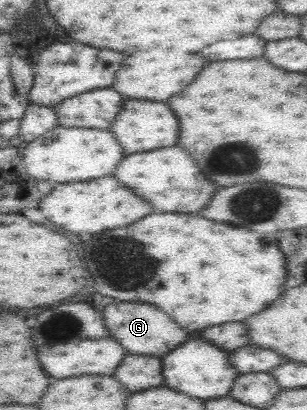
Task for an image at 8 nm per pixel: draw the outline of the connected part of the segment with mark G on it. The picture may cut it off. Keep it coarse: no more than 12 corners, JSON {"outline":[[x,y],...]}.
{"outline":[[146,303],[104,307],[108,333],[132,355],[162,357],[188,335]]}

